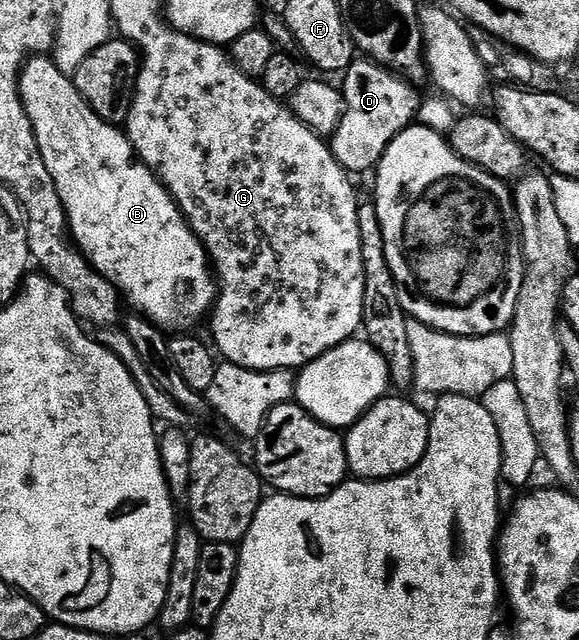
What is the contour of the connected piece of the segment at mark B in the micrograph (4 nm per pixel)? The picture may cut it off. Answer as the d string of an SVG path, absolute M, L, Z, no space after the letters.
M38 55L30 57L24 62L23 68L19 73L19 92L21 95L21 106L25 109L25 113L29 116L29 122L33 128L33 134L37 140L39 151L43 155L43 163L47 167L47 171L51 175L51 179L55 183L55 191L59 195L59 199L65 208L65 219L67 222L68 232L71 234L71 241L79 250L81 256L86 257L96 273L103 275L114 285L126 302L129 301L134 305L136 312L144 317L151 325L156 325L162 331L168 331L173 335L181 335L186 331L193 331L197 324L206 320L207 314L213 306L215 300L215 287L211 274L211 263L207 258L204 248L200 241L193 236L192 230L188 227L188 222L182 216L177 204L164 186L157 180L152 172L141 161L138 161L137 154L133 152L133 148L129 143L128 137L116 124L110 123L102 119L99 115L95 115L89 110L87 104L79 95L79 91L73 86L72 80L66 74L58 71L56 64L48 56Z

